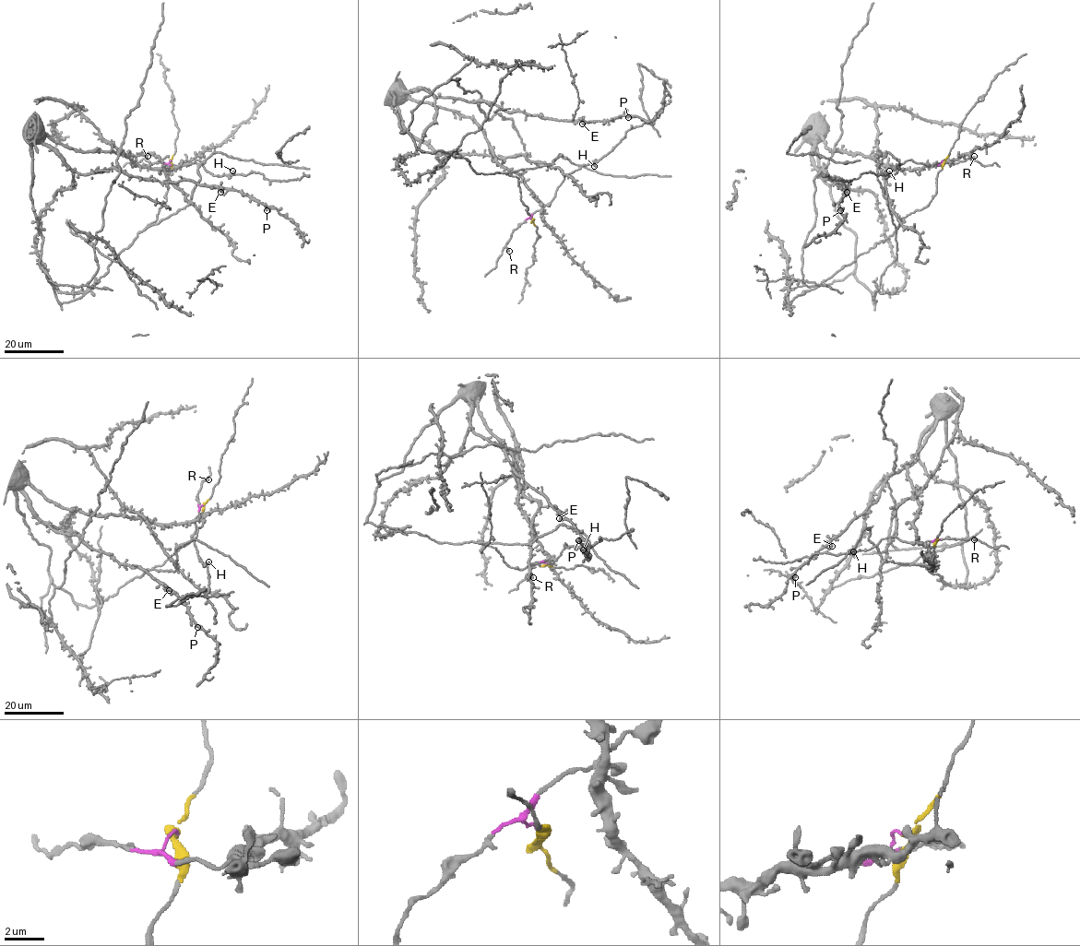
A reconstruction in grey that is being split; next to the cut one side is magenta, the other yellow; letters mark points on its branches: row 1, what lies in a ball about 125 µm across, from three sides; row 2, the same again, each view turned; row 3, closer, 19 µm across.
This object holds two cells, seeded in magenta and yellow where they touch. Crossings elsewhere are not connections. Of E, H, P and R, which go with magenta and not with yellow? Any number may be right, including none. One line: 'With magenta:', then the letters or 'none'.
With magenta: H, R

